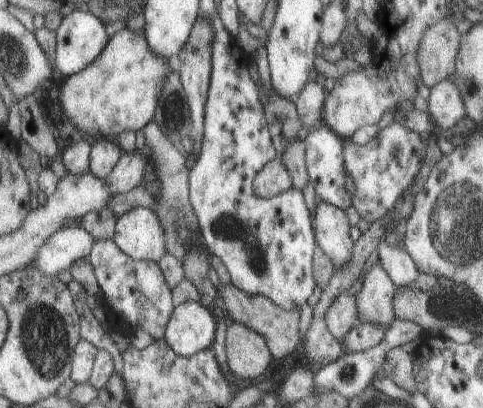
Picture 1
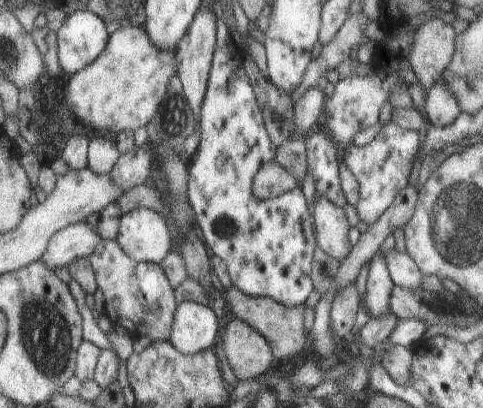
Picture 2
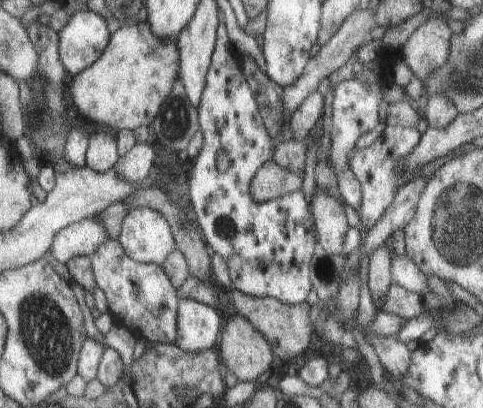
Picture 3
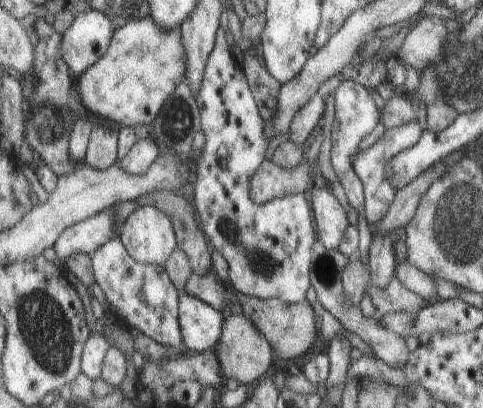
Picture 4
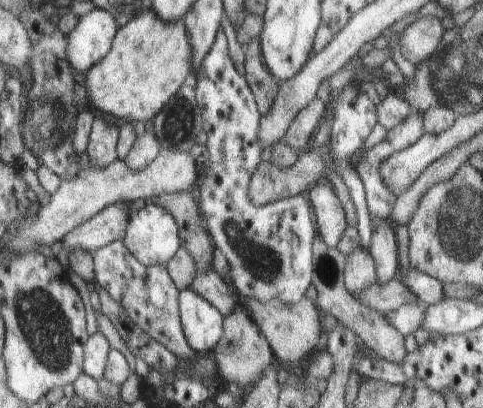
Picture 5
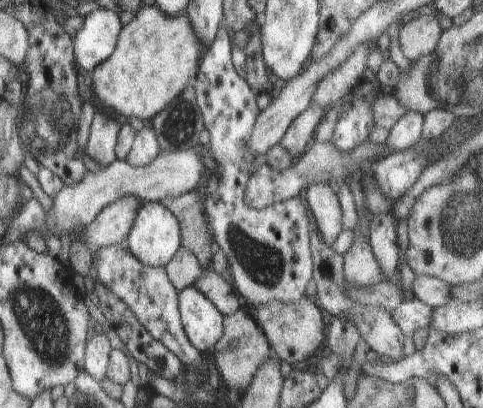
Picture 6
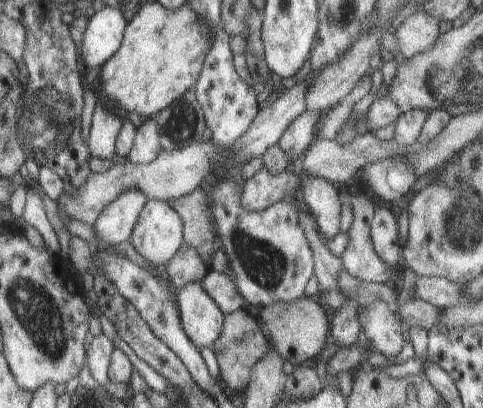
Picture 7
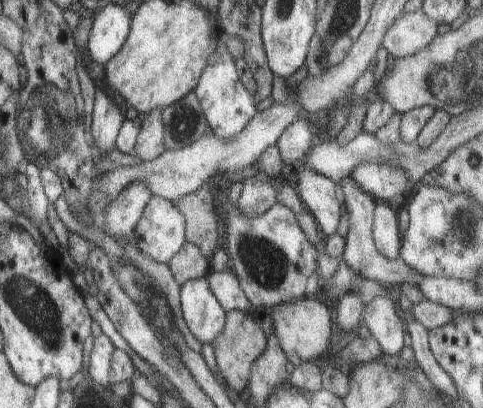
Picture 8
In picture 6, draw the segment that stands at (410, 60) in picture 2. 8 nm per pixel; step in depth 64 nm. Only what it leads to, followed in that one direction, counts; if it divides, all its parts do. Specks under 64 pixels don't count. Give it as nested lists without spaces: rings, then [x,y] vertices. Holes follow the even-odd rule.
[[[421,14],[399,30],[399,46],[401,52],[407,60],[419,60],[421,56],[431,54],[441,38],[441,28],[439,28],[439,18],[435,14]]]

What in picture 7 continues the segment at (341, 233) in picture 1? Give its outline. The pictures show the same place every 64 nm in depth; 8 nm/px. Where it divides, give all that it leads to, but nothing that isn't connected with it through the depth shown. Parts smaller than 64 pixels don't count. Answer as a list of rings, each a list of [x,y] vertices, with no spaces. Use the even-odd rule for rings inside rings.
[[[303,174],[303,200],[309,206],[311,216],[317,220],[319,232],[325,234],[325,240],[333,238],[335,234],[341,232],[341,208],[343,204],[339,202],[339,190],[335,190],[333,182],[315,178],[315,176],[305,176]]]

